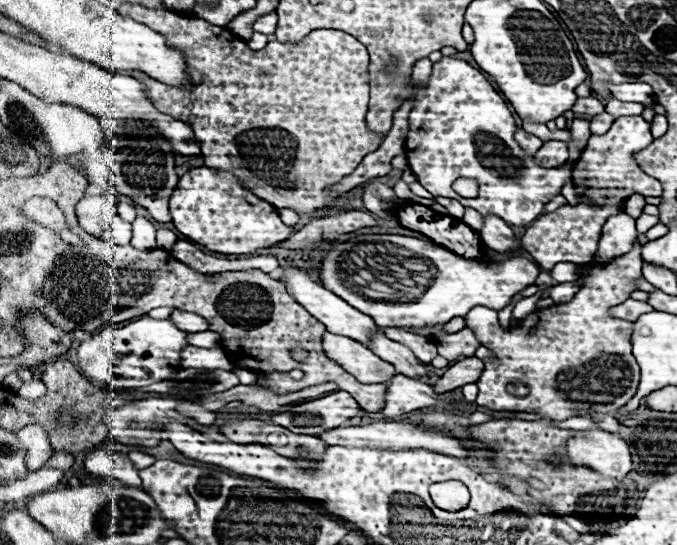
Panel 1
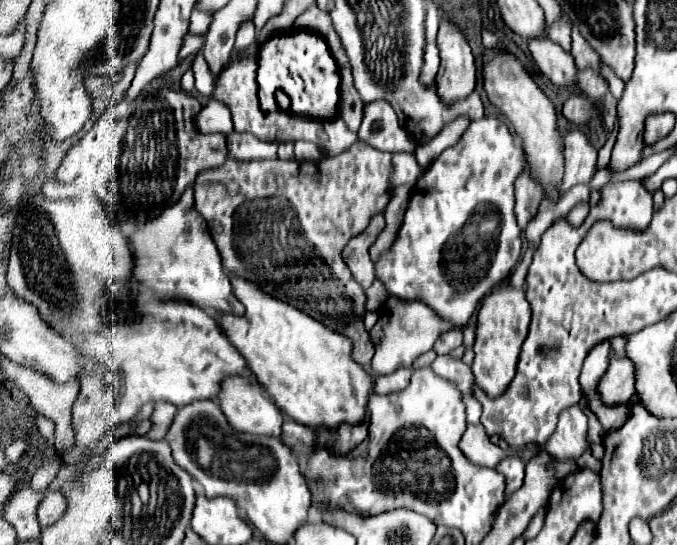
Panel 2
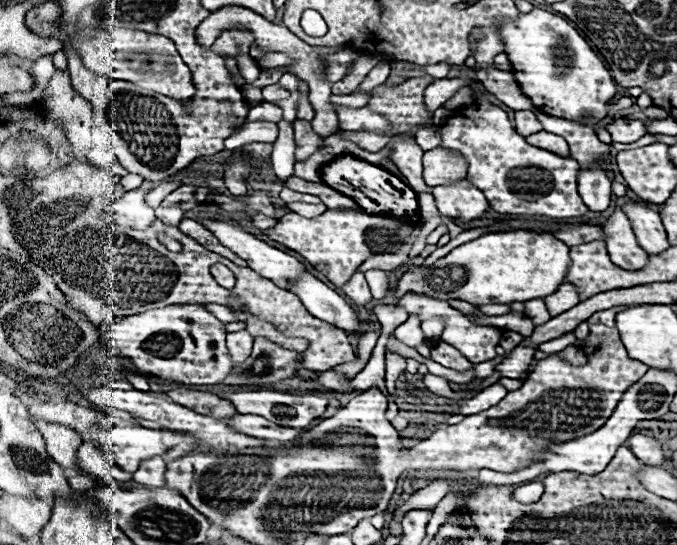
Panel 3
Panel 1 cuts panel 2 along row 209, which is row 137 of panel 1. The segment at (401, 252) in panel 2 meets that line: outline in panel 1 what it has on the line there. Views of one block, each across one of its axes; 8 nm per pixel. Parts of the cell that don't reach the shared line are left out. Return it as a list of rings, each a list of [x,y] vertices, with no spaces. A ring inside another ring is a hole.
[[[444,56],[440,62],[432,66],[430,82],[420,88],[414,86],[410,96],[414,102],[414,110],[410,112],[410,130],[406,140],[406,156],[412,172],[416,174],[418,182],[434,196],[444,196],[458,200],[466,208],[478,210],[482,216],[494,214],[506,220],[512,226],[528,226],[538,216],[544,214],[544,206],[560,194],[562,186],[572,180],[572,164],[564,164],[560,168],[542,168],[536,164],[534,156],[528,156],[518,142],[514,140],[516,122],[512,112],[508,110],[502,96],[490,86],[486,76],[472,68],[468,62]],[[458,178],[474,178],[480,184],[478,198],[462,198],[452,190],[452,182]]]

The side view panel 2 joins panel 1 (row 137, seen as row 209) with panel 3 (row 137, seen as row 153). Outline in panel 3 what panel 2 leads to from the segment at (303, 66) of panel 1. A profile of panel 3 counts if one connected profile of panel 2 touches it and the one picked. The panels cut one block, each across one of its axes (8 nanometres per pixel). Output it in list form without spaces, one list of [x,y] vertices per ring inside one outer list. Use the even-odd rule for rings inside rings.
[[[340,132],[346,140],[358,144],[362,150],[368,150],[368,152],[378,152],[386,146],[388,142],[388,136],[380,136],[380,134],[374,134],[374,132]]]

